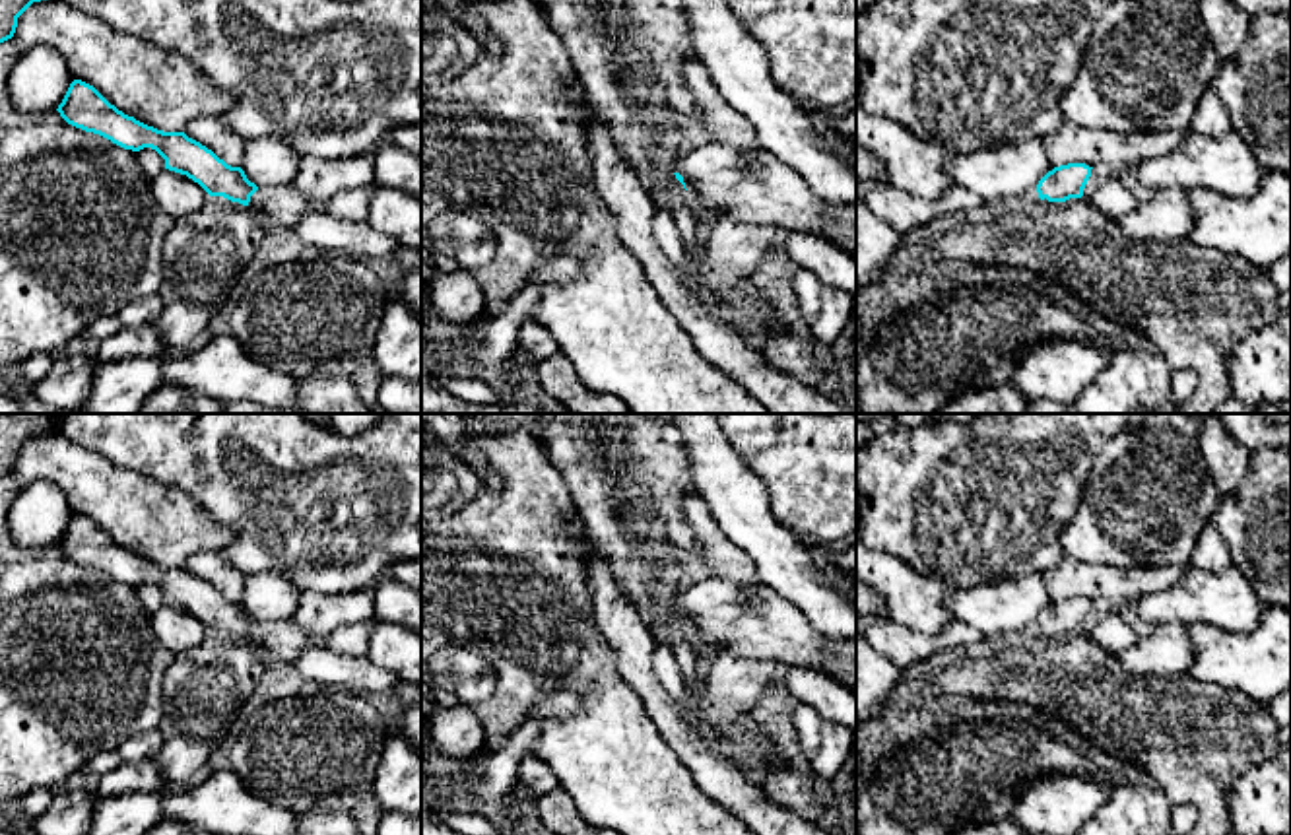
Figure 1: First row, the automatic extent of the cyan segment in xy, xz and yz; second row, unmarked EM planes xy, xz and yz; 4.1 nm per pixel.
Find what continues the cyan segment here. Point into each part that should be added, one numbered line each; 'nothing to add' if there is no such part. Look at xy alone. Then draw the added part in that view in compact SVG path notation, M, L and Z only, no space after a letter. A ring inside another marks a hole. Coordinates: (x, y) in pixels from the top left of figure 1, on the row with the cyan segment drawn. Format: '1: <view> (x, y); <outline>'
1: xy (286, 206); M377 183L338 192L328 200L314 200L295 190L293 184L258 186L250 196L248 208L268 225L287 229L295 229L295 225L311 214L326 214L342 221L367 221L375 188Z

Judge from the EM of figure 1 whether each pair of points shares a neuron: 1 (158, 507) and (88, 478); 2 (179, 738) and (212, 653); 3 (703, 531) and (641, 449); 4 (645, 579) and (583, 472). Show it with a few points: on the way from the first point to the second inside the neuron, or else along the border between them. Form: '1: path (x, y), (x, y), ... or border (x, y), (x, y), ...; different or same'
1: path (140, 507), (127, 507), (105, 494); same
2: path (197, 717), (200, 694), (212, 680), (212, 674); same
3: border (688, 490), (682, 500), (682, 515), (699, 544); different
4: path (631, 552), (622, 529), (610, 517), (608, 500); same

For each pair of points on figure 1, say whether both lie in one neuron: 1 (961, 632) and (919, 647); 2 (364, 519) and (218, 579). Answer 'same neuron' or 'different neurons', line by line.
1: same neuron
2: different neurons

